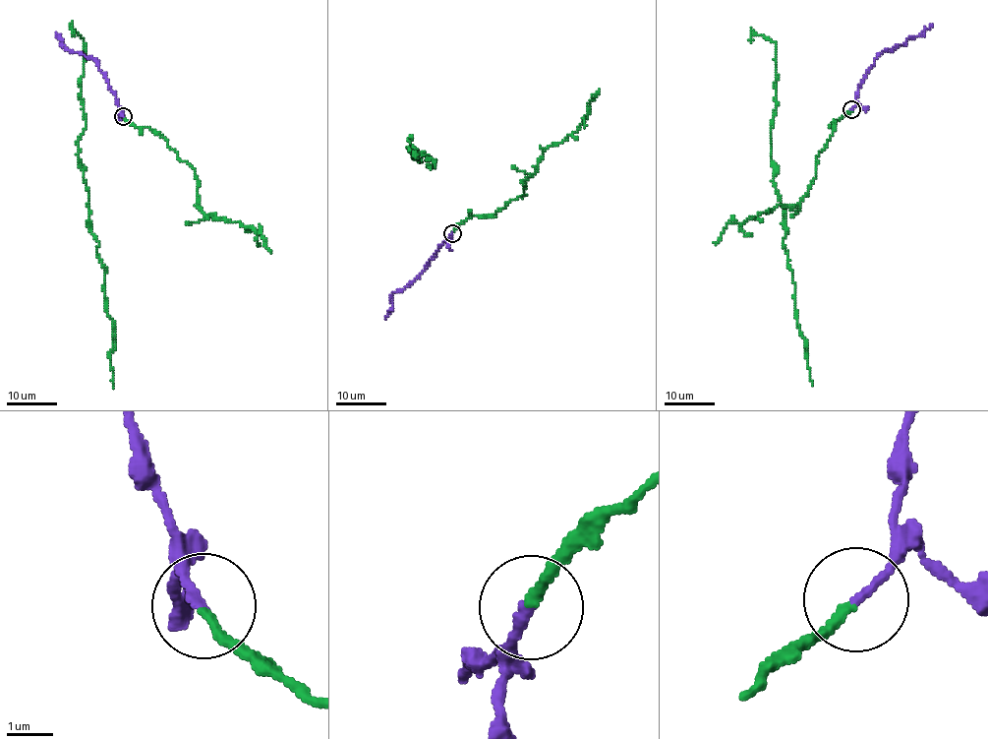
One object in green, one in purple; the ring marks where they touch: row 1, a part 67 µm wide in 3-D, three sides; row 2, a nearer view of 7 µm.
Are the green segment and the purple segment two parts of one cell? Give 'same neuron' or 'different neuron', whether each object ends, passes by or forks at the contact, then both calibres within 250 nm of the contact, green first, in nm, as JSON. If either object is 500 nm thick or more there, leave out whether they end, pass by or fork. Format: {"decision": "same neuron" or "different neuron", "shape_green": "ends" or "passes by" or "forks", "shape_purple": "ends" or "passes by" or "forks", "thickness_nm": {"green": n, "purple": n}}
{"decision": "same neuron", "shape_green": "ends", "shape_purple": "ends", "thickness_nm": {"green": 200, "purple": 200}}

